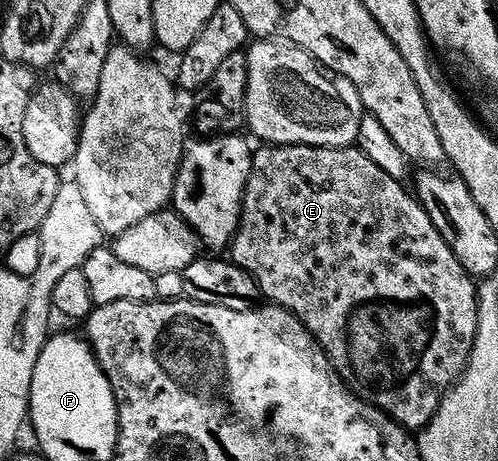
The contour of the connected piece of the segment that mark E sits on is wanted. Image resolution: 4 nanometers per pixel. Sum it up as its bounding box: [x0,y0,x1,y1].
[229,144,479,432]

